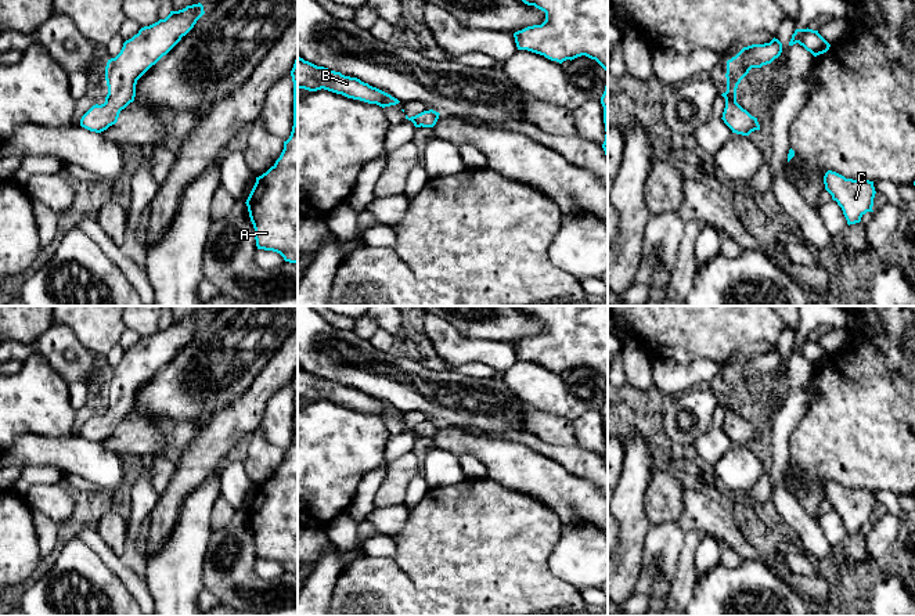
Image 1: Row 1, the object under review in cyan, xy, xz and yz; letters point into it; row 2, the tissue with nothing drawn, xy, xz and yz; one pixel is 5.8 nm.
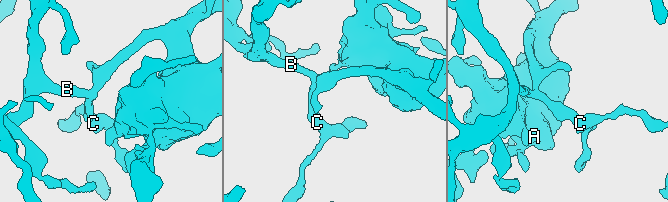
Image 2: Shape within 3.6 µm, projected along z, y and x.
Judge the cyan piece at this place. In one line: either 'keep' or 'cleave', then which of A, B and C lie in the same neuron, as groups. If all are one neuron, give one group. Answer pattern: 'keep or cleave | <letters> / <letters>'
keep | A B C

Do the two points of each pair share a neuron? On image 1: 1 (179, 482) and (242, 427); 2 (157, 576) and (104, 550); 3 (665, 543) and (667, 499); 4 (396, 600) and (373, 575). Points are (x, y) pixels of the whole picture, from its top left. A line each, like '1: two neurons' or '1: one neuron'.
1: one neuron
2: two neurons
3: two neurons
4: one neuron

